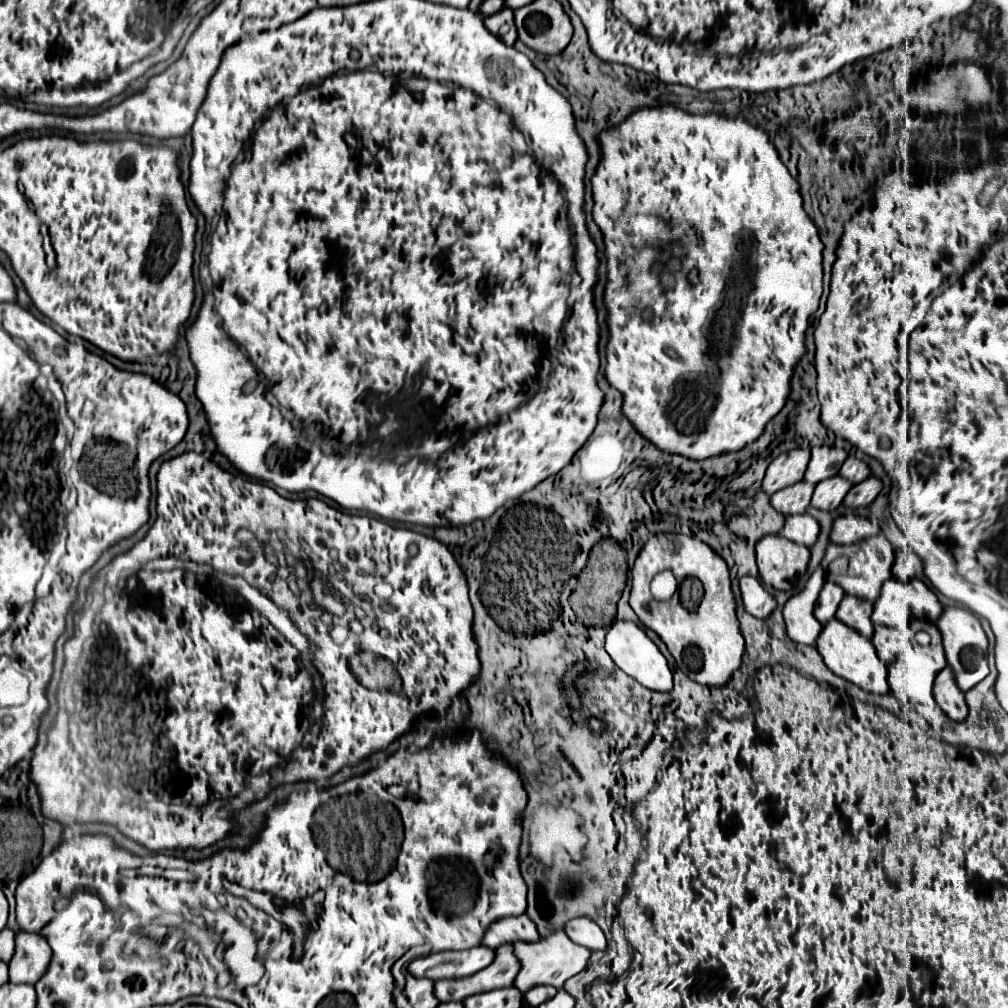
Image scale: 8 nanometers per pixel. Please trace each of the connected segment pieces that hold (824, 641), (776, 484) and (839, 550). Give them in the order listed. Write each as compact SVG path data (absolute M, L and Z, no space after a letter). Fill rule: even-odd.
M831 619L819 639L817 639L817 649L823 655L825 665L839 677L843 677L845 681L861 687L863 691L869 693L889 693L889 683L887 683L887 667L885 663L877 657L875 647L871 643L871 639L863 637L861 633L857 633L855 629L847 627L845 623L841 623L839 619Z
M799 447L799 449L791 449L787 453L781 453L779 457L775 457L763 477L763 491L767 495L773 495L775 491L789 487L797 481L803 479L805 469L809 463L809 449Z
M879 533L875 537L869 537L865 541L851 543L851 545L829 543L821 565L829 567L829 563L839 555L849 557L849 571L847 571L847 575L835 577L835 581L843 587L843 591L847 595L855 595L855 597L861 597L861 599L867 599L867 601L875 601L881 593L881 585L891 577L891 567L893 567L893 561L895 561L895 551L893 551L893 545L887 541L887 537L883 533Z

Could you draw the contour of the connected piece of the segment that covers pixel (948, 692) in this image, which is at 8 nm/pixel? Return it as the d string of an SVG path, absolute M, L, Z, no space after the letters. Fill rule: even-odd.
M945 667L941 675L937 675L937 683L933 687L937 705L953 719L953 721L963 721L967 717L967 703L965 703L965 693L957 687L955 673L951 667Z

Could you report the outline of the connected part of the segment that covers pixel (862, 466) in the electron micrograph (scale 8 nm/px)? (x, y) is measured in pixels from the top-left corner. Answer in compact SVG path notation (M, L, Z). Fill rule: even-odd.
M849 455L849 457L845 459L845 463L841 465L839 475L845 477L845 479L849 479L849 481L855 485L855 483L861 483L863 479L867 479L867 477L871 475L871 471L869 471L869 467L867 467L865 461Z

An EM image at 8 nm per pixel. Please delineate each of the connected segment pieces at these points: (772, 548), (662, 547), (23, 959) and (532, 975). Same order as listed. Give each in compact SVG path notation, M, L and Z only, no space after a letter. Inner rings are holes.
M779 533L757 541L759 575L775 589L791 589L807 569L809 555L809 547L793 543Z
M657 533L651 535L645 547L641 549L635 565L633 565L633 587L631 587L631 607L637 613L639 621L655 631L661 641L667 645L669 653L673 655L677 667L693 679L695 683L707 685L707 687L723 687L729 683L733 673L739 669L743 653L745 653L745 639L741 635L739 619L735 613L737 601L731 589L729 569L721 555L717 555L709 545L703 541L697 541L687 535L677 533ZM671 569L679 583L683 583L687 577L695 577L703 583L703 605L699 605L699 611L691 613L687 611L679 595L673 595L665 603L657 603L649 593L651 579L659 573ZM711 655L717 657L717 663L711 667Z
M23 931L17 935L15 945L15 955L9 961L9 981L35 985L47 973L53 951L41 935Z
M563 929L551 933L549 937L543 937L539 941L535 941L535 943L517 941L517 943L513 943L513 947L517 951L517 959L521 961L521 971L517 975L517 981L527 981L527 983L513 983L513 985L517 985L517 989L523 991L523 993L529 991L529 987L541 985L545 981L547 983L553 981L551 987L561 989L567 979L571 979L573 975L577 975L579 971L583 971L587 967L589 957L591 957L591 949L573 943Z

